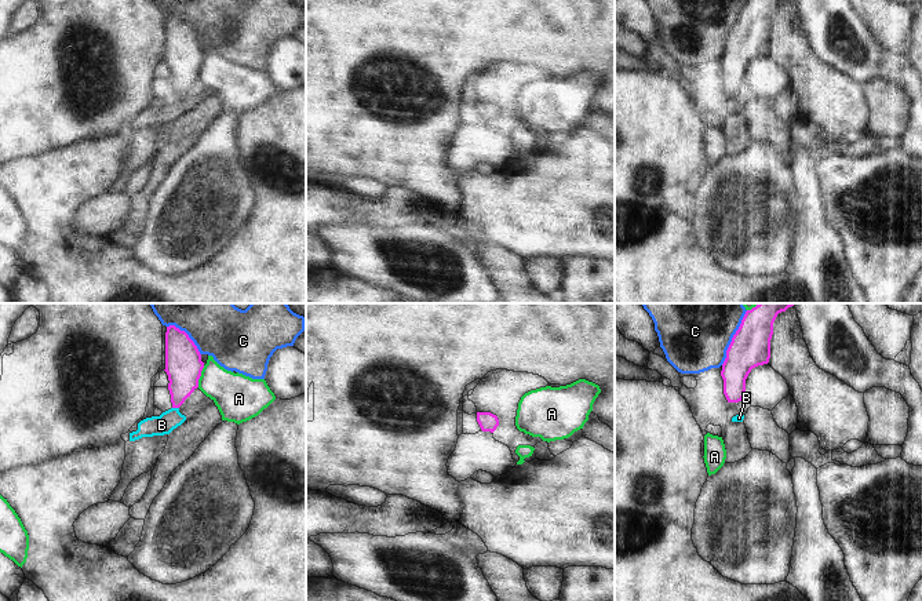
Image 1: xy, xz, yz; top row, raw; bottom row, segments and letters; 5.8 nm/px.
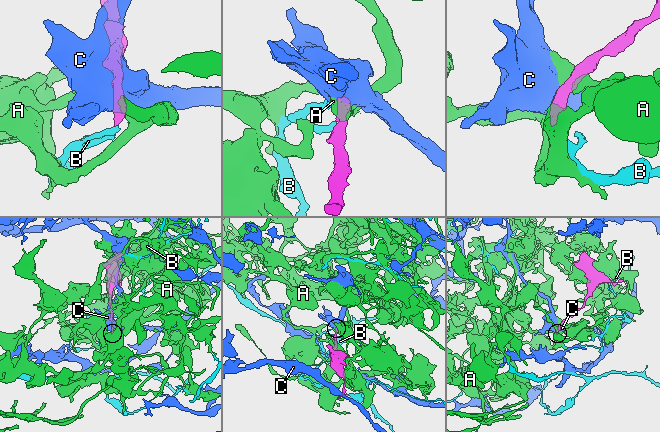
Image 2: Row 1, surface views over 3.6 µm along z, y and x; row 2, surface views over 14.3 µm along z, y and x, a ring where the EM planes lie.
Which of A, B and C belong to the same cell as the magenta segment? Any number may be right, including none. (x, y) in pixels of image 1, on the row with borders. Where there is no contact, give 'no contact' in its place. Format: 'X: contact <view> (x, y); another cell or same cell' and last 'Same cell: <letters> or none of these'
A: contact xy (200, 375); another cell
B: contact xy (175, 407); another cell
C: contact yz (732, 338); another cell
Same cell: none of these

